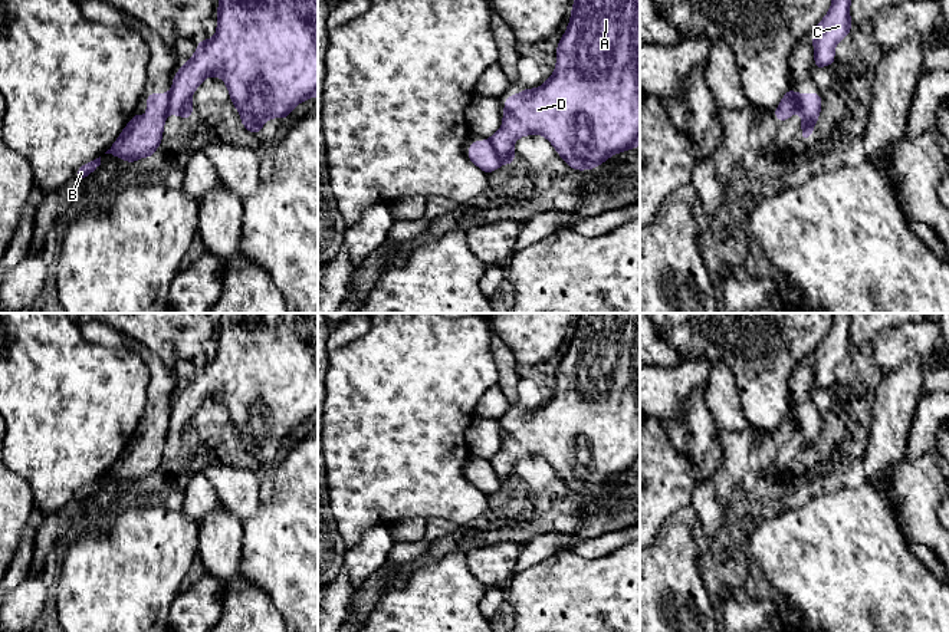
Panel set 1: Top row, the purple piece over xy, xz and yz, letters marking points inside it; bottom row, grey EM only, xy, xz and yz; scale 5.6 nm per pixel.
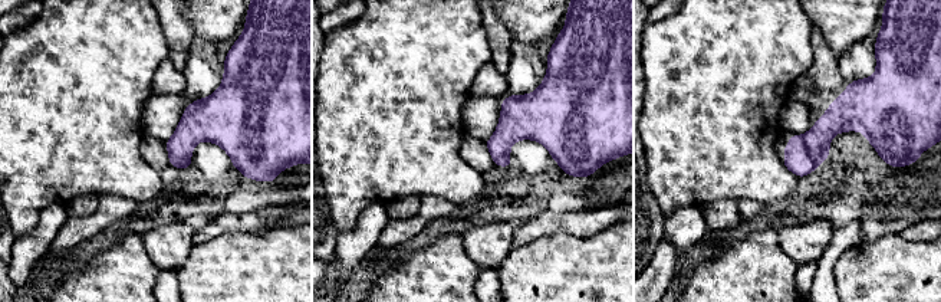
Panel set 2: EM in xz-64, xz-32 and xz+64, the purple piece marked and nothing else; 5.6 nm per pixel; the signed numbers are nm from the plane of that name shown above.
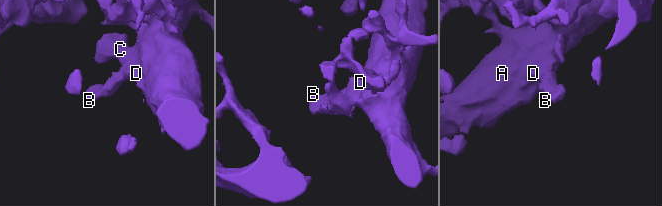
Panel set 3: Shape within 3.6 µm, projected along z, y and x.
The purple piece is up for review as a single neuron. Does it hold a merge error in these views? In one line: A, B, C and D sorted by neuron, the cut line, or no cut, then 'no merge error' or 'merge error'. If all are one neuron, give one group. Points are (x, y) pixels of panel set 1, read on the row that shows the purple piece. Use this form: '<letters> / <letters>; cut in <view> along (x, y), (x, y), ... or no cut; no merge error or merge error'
A C D / B; cut in xz along (489, 140), (493, 151), (503, 163); merge error

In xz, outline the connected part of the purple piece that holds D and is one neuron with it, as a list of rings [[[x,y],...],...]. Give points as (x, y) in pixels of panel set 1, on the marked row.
[[[575,0],[571,10],[571,20],[567,32],[561,37],[556,52],[556,68],[548,80],[535,89],[523,89],[521,93],[513,96],[506,96],[506,103],[503,108],[503,126],[496,131],[489,141],[499,159],[503,164],[513,164],[513,144],[523,135],[541,134],[544,135],[556,149],[558,155],[565,159],[565,162],[572,169],[594,169],[610,157],[617,152],[624,152],[631,148],[640,147],[640,0]]]

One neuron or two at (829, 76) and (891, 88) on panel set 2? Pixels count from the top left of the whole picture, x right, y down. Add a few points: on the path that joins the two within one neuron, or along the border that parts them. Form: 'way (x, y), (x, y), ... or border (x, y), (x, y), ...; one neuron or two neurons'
way (845, 87), (875, 88); one neuron

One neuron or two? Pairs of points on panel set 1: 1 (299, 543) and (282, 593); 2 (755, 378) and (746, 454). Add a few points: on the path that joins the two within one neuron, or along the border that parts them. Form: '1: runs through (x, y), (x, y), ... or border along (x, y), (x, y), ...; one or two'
1: runs through (299, 556), (299, 569), (288, 581); one
2: border along (784, 415), (772, 434), (752, 430); two

